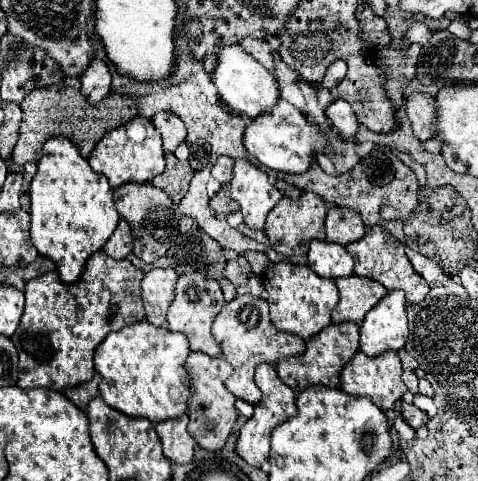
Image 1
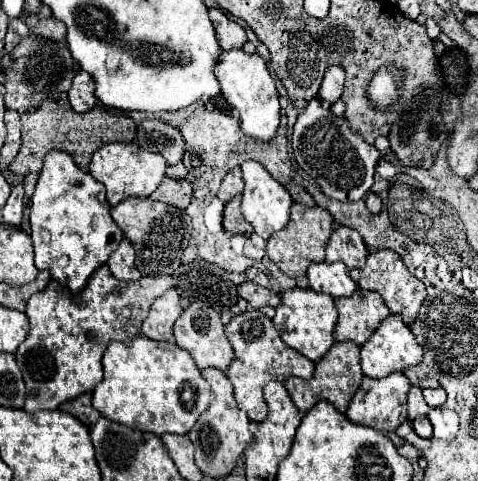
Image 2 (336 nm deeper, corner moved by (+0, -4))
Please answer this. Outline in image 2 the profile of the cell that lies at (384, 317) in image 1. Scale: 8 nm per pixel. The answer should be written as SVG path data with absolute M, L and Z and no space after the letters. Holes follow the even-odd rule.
M389 315L379 323L373 335L361 345L361 369L367 377L379 379L379 377L387 377L393 371L403 371L405 367L417 365L421 361L421 355L423 351L411 329L399 319L399 315Z

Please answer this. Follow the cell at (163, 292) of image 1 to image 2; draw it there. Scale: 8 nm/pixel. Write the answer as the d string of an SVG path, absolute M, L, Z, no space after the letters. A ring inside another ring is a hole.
M175 287L167 289L151 305L147 319L141 325L141 333L149 339L173 341L173 323L181 315L181 311L183 309L179 303L179 293L175 291Z

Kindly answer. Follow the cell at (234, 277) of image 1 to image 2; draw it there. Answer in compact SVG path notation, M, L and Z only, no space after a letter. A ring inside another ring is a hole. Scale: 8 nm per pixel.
M245 281L243 285L239 285L239 295L241 295L247 303L251 303L255 309L261 309L261 307L265 307L265 305L277 307L279 301L281 301L277 293L273 293L273 291L267 289L267 287L261 287L261 285L253 283L253 281Z

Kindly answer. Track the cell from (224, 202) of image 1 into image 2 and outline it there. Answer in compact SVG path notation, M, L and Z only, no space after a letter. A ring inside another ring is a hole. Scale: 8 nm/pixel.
M241 195L227 201L225 213L223 213L223 227L227 233L233 233L233 235L235 233L253 233L251 225L243 219L243 215L239 211L239 205L241 205Z

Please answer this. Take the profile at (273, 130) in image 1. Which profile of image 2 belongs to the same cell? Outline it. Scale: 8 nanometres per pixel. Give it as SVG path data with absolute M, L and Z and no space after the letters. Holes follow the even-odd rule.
M233 49L233 51L223 51L223 57L219 59L219 65L215 69L223 97L227 103L237 109L239 121L241 121L241 131L247 137L253 137L263 143L271 143L277 135L279 121L281 121L281 105L279 105L279 93L275 87L275 81L267 69L267 63L263 57L257 53L249 55L243 49Z

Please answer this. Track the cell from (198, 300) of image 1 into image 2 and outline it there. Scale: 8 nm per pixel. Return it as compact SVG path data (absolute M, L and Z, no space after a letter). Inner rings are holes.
M193 301L181 313L181 317L175 321L173 335L175 335L175 343L191 353L191 357L199 369L217 367L217 369L225 371L233 359L233 349L231 349L231 343L227 341L227 337L223 333L223 323L221 323L219 313L203 301Z

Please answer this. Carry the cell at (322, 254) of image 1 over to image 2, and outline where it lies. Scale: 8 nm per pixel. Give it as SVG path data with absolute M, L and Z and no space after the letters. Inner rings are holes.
M343 261L311 263L307 269L307 277L309 277L311 289L315 289L319 293L327 293L335 299L337 297L349 297L357 289L357 285L349 277L349 269L343 265Z

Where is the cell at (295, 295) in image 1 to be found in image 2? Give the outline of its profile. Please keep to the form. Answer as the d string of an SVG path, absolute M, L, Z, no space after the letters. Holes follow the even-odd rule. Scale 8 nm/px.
M293 287L293 289L287 289L281 293L281 303L275 311L277 313L273 317L273 323L275 323L275 329L279 331L281 339L289 347L293 347L301 355L305 355L307 359L319 361L329 351L329 347L335 343L333 327L337 323L337 309L333 305L331 295L317 293L313 289Z

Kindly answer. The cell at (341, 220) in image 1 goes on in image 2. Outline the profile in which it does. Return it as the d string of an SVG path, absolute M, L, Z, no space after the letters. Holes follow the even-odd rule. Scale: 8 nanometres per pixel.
M335 227L329 243L327 243L327 263L335 263L335 261L343 261L349 269L353 267L363 267L365 265L365 257L367 257L367 247L361 239L361 235L351 229L351 227Z

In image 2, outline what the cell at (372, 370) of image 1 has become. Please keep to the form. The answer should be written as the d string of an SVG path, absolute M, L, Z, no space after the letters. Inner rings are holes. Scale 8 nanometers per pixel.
M395 371L395 373L381 377L381 379L363 377L359 391L353 395L345 415L355 423L375 427L383 433L395 431L399 427L399 423L407 419L407 393L409 393L409 389L411 389L411 383L405 377L405 373L401 373L401 371Z

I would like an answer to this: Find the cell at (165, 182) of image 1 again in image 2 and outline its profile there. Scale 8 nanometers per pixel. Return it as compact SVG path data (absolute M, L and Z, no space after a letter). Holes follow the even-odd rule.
M163 177L161 185L151 193L151 199L165 201L177 209L185 209L191 201L191 181L189 179L169 179Z

